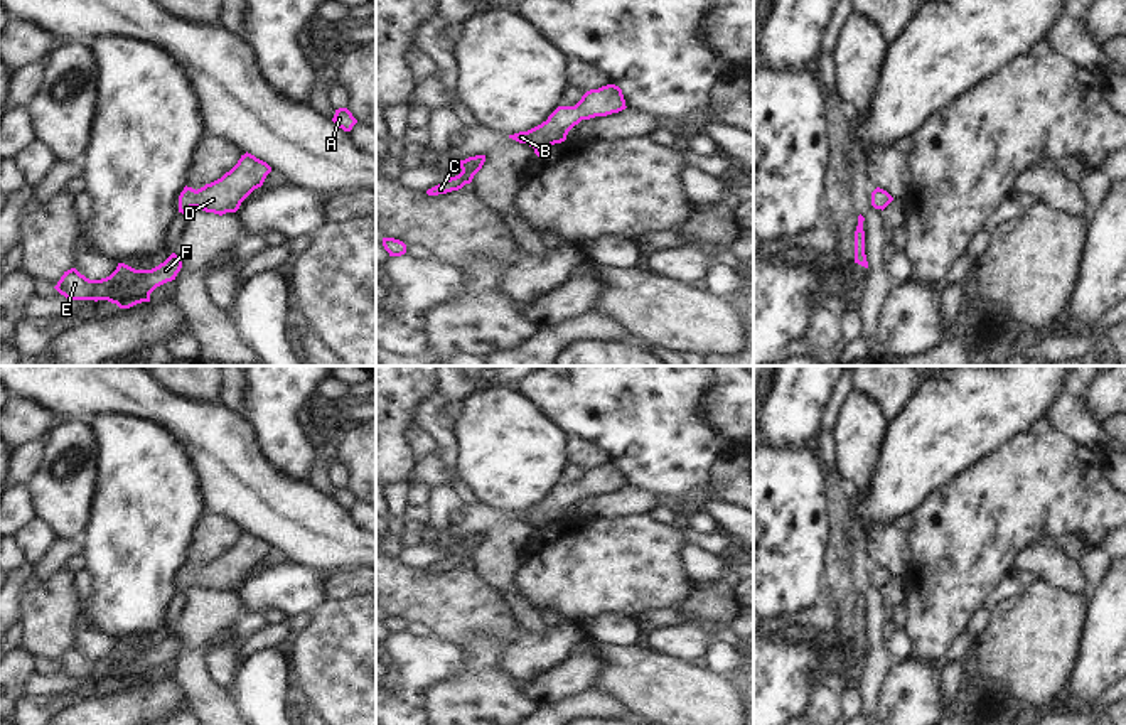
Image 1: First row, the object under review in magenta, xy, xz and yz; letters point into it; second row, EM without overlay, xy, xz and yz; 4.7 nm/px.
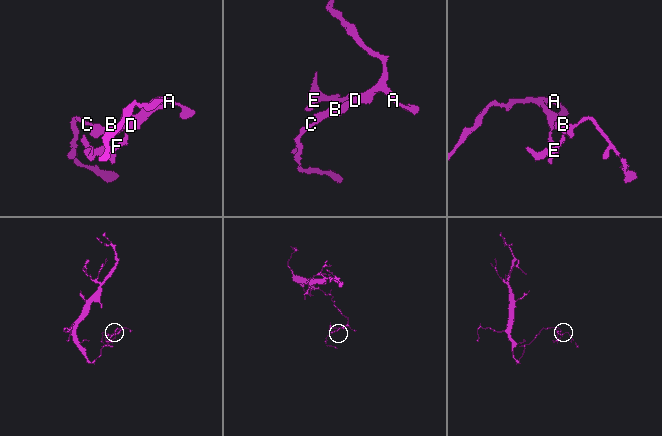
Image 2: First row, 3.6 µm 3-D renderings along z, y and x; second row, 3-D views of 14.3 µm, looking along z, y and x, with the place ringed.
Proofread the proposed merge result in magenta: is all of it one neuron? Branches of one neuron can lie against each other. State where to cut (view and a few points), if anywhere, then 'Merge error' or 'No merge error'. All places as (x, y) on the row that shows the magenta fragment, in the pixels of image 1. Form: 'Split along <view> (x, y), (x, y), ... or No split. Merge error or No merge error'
No split. No merge error

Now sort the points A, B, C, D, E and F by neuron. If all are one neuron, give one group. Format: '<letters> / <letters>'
A B C D E F

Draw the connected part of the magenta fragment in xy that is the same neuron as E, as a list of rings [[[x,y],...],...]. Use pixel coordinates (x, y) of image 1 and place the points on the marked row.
[[[172,253],[164,263],[152,270],[135,270],[118,263],[116,270],[101,280],[89,280],[76,268],[64,271],[54,287],[61,295],[72,300],[108,300],[120,309],[130,309],[142,302],[150,302],[150,293],[175,280],[182,261]]]

